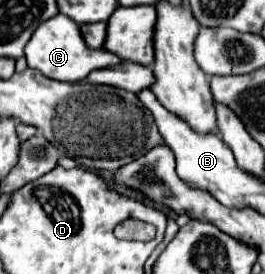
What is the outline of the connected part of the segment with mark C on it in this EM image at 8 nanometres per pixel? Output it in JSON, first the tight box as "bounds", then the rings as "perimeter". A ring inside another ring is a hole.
{"bounds":[25,16,123,82],"perimeter":[[[55,16],[49,18],[45,24],[41,24],[37,28],[37,32],[31,36],[29,44],[25,46],[25,58],[29,68],[35,68],[39,72],[43,72],[47,78],[59,80],[59,82],[81,82],[85,80],[93,70],[101,70],[101,68],[113,68],[123,64],[119,56],[115,56],[113,52],[105,50],[105,48],[89,48],[83,42],[79,24],[73,24],[73,20],[69,20],[67,16]]]}

